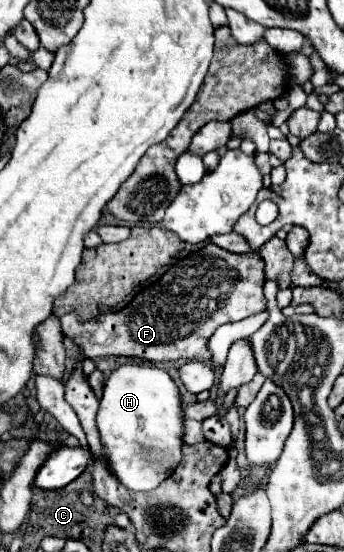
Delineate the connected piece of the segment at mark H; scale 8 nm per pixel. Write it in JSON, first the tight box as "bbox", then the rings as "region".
{"bbox":[97,365,185,491],"region":[[[121,365],[117,367],[103,387],[103,397],[99,401],[97,411],[97,429],[101,435],[103,457],[107,469],[117,477],[131,491],[151,491],[165,481],[181,463],[181,449],[185,445],[185,425],[183,425],[183,407],[181,407],[181,393],[175,381],[169,377],[167,371],[157,367],[143,367],[143,365]]]}

